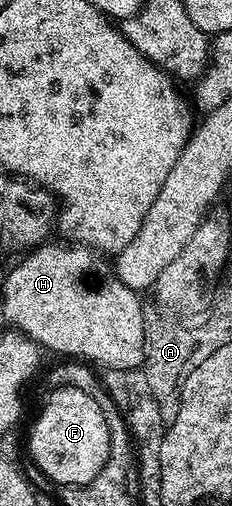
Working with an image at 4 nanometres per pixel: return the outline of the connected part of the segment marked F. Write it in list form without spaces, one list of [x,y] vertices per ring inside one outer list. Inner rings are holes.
[[[75,386],[55,388],[48,394],[29,432],[29,452],[42,474],[50,476],[57,486],[90,484],[109,457],[107,418],[103,418],[99,402]]]

